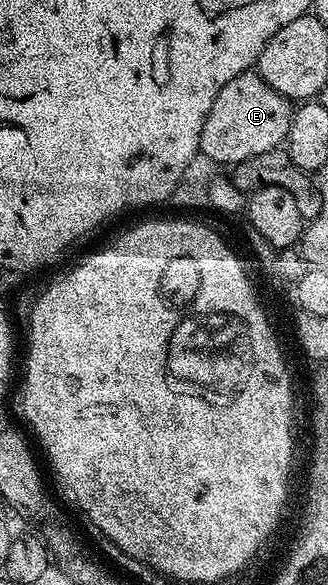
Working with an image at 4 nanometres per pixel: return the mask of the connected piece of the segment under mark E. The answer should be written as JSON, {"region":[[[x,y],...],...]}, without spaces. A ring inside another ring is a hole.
{"region":[[[249,70],[231,79],[211,103],[210,112],[201,124],[198,150],[212,162],[238,166],[247,158],[281,147],[287,141],[293,103],[278,95],[269,81],[255,72]]]}

